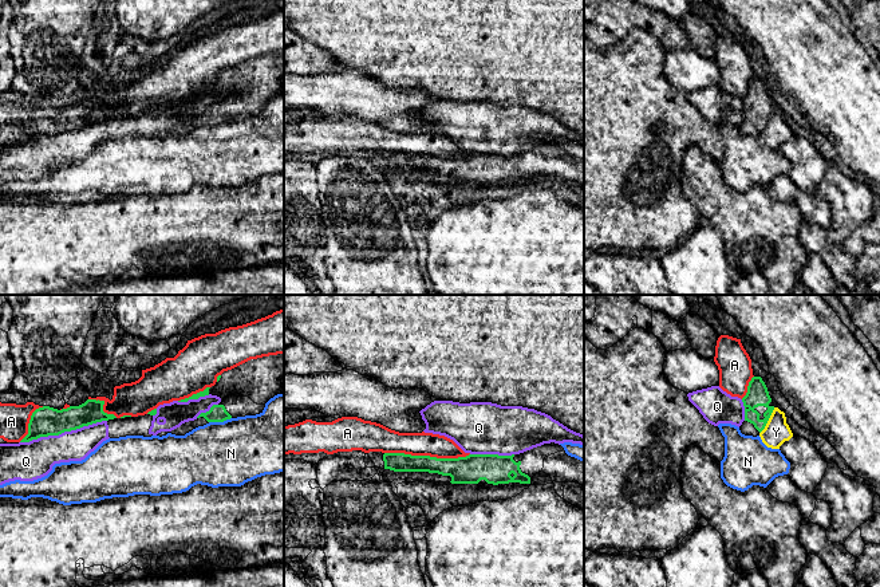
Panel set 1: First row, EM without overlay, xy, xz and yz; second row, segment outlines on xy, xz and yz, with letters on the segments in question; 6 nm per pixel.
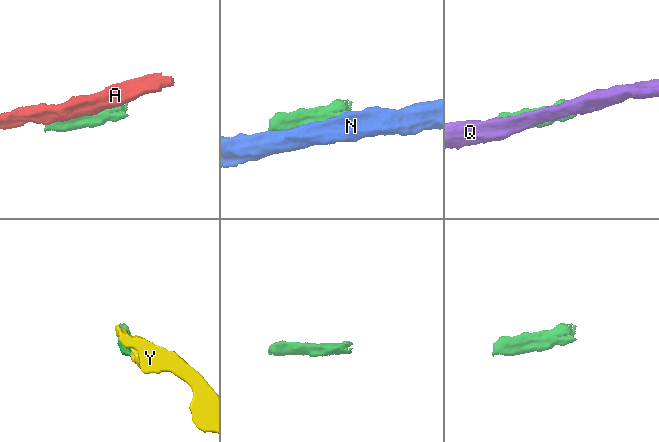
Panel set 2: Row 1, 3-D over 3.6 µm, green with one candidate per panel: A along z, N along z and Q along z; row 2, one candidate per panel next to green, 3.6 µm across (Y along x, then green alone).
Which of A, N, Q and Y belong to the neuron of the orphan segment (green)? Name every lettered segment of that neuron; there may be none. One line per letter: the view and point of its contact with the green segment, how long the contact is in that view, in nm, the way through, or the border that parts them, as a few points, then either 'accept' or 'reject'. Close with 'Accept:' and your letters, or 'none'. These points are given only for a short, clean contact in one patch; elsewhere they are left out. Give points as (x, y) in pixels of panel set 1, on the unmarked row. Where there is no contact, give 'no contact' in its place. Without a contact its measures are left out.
A: contact xz (427, 156); length 500 nm; reject
N: contact xy (220, 121); length 140 nm; reject
Q: contact xy (63, 132); length 550 nm; reject
Y: contact yz (768, 119); length 180 nm; reject
Accept: none

